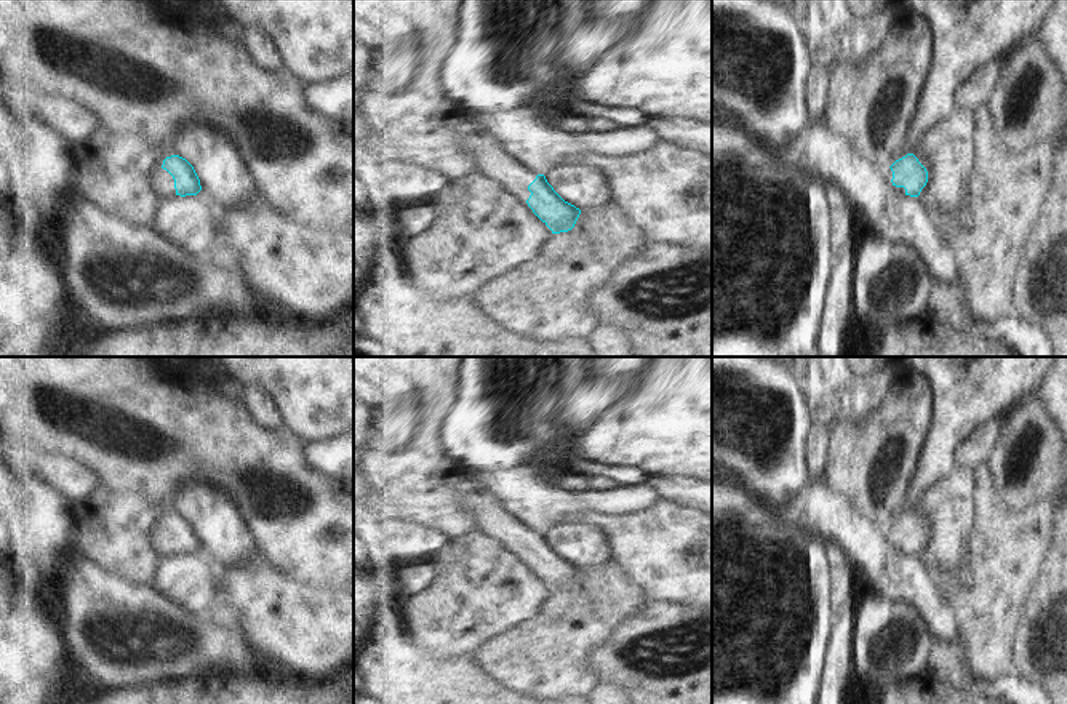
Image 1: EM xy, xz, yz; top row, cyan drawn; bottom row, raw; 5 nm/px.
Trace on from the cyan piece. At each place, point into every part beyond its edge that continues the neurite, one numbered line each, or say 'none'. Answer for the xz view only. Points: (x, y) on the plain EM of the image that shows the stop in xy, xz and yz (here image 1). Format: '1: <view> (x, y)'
1: xz (488, 508)

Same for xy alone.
1: xy (165, 540)

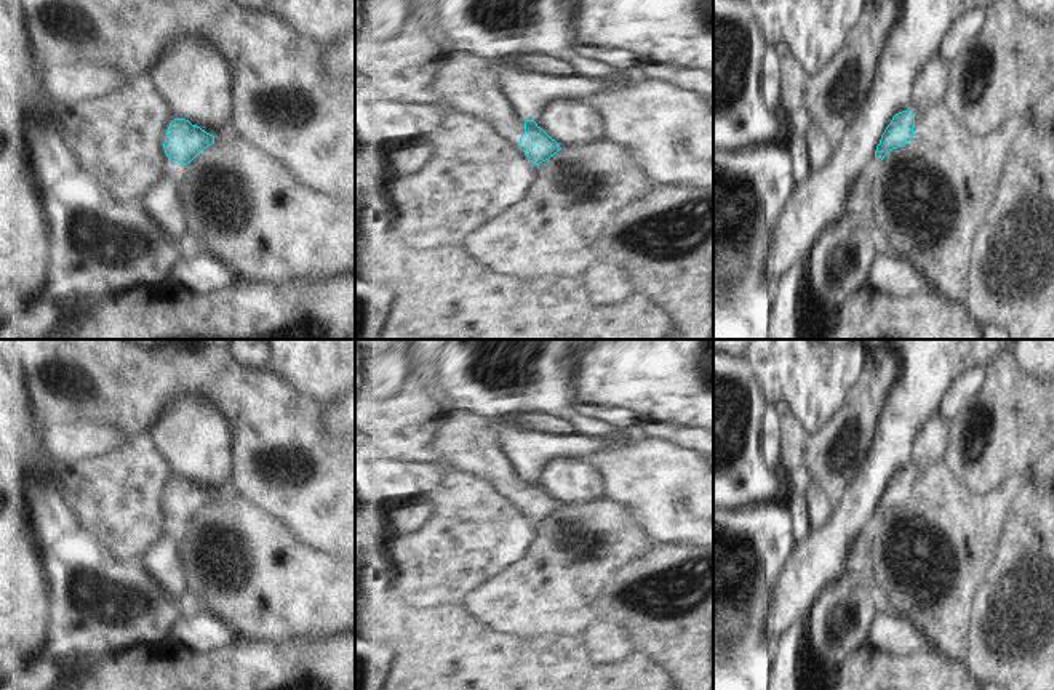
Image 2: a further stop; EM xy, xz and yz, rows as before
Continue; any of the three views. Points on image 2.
1: xz (471, 442)

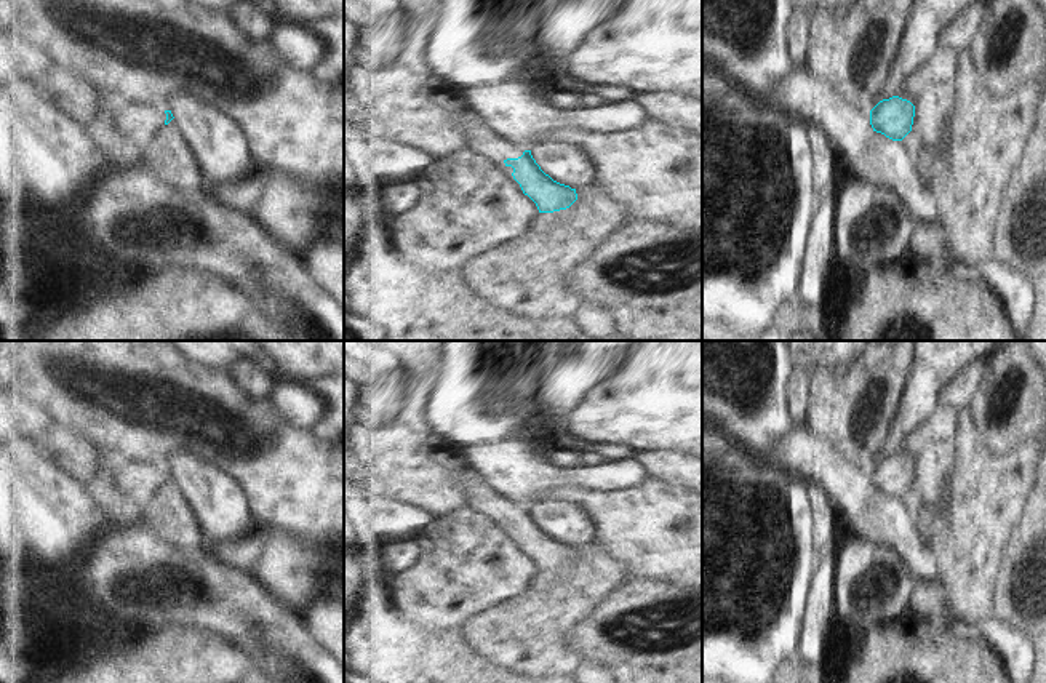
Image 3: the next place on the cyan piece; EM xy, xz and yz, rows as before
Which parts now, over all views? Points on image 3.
1: xz (480, 493)

